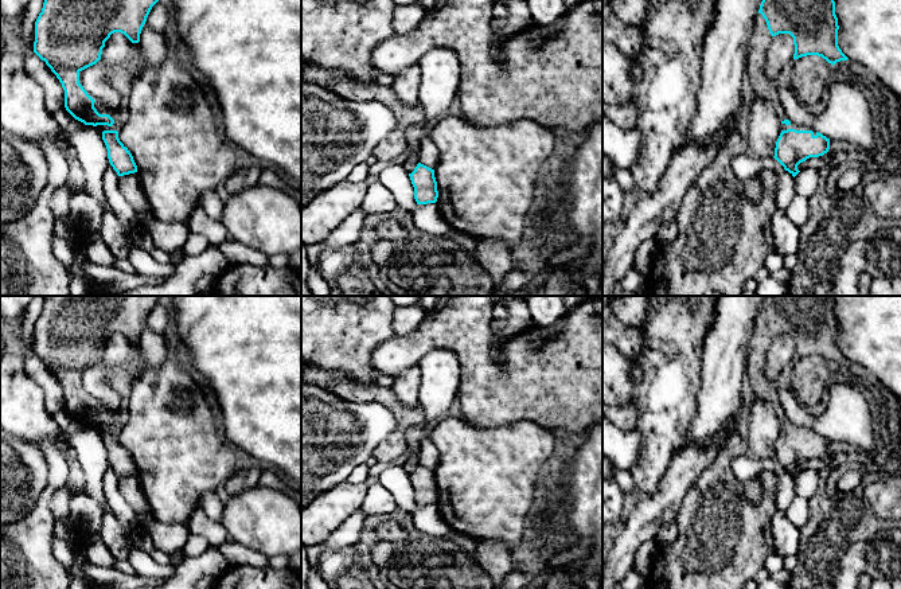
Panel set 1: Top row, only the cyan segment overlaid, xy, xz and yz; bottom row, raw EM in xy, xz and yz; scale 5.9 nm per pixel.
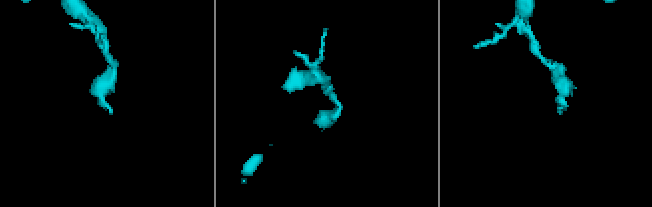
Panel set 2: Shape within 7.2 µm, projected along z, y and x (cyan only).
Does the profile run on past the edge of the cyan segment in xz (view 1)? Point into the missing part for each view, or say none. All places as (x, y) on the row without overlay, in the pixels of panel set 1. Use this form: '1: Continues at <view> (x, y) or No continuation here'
1: No continuation here

